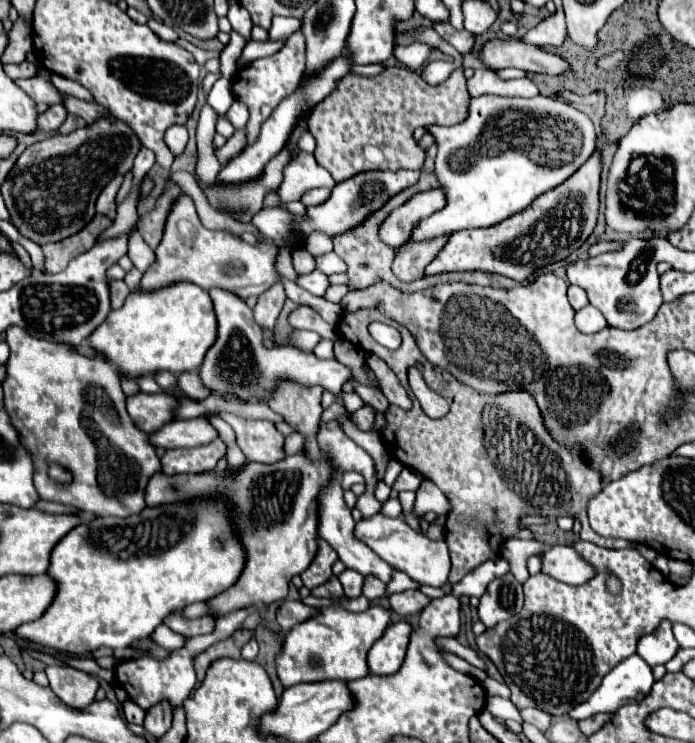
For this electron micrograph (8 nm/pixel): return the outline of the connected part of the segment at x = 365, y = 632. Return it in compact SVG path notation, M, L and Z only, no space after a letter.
M340 605L320 607L316 615L298 623L284 637L282 649L276 657L278 677L284 687L292 687L304 681L326 681L326 679L360 679L368 675L366 655L374 641L384 635L390 625L392 611L388 607L368 607L362 613L352 613Z

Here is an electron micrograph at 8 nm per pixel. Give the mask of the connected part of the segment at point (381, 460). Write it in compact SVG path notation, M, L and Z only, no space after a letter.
M336 417L338 423L342 425L344 433L348 437L352 437L364 451L368 451L374 459L376 459L376 471L378 471L378 479L384 477L384 471L386 471L386 465L388 465L388 459L384 457L384 445L382 445L382 439L378 433L374 431L360 431L358 427L354 427L354 423L348 419L348 417Z

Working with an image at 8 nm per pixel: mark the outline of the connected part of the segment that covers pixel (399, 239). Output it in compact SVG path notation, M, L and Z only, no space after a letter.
M442 187L414 195L410 201L406 201L406 205L398 207L386 219L386 223L382 223L382 231L380 231L382 241L390 243L390 247L404 245L410 239L416 223L434 215L444 205L446 205L446 191Z

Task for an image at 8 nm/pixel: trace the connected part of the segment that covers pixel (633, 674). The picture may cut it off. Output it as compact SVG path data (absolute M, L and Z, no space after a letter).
M630 655L614 665L614 671L604 677L598 691L586 703L574 707L570 717L580 721L596 713L614 713L626 701L642 701L652 683L652 667L640 655Z

